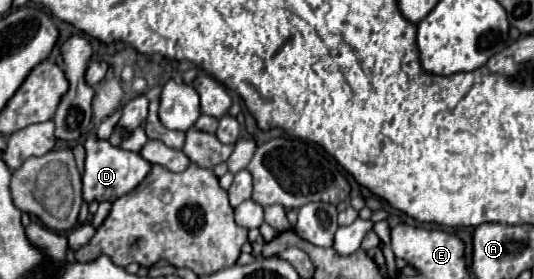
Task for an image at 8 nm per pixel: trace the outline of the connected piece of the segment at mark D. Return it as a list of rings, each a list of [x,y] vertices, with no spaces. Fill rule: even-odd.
[[[96,133],[86,137],[84,149],[86,149],[86,161],[84,161],[84,175],[82,175],[82,199],[86,203],[116,201],[118,197],[134,191],[150,171],[150,163],[142,159],[138,153],[114,147],[106,139],[100,139]]]

